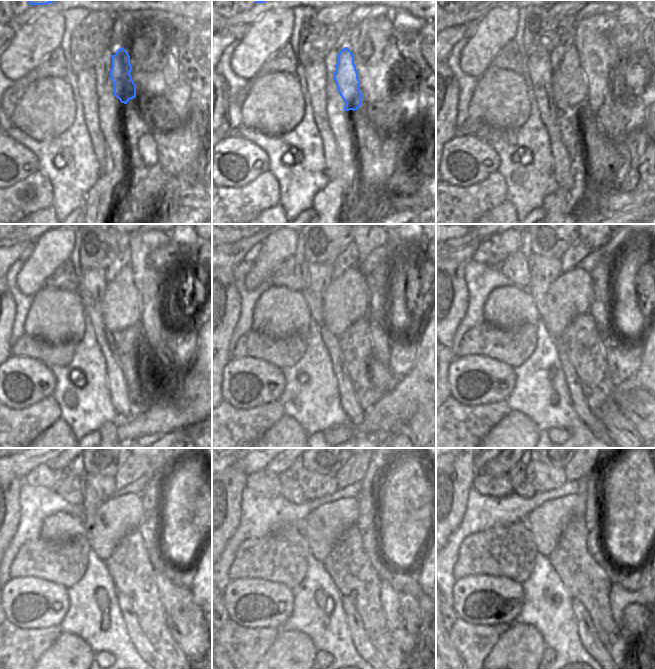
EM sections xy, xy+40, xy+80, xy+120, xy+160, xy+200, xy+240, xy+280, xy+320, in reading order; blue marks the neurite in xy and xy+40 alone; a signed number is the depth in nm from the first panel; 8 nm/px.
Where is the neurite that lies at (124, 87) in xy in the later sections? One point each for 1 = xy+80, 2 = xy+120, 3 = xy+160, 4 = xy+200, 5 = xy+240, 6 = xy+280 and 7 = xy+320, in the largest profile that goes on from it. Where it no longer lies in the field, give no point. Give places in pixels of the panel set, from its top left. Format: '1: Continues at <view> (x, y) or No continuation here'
1: Continues at xy+80 (569, 90)
2: Continues at xy+120 (121, 306)
3: Continues at xy+160 (345, 301)
4: Continues at xy+200 (571, 294)
5: Continues at xy+240 (116, 518)
6: Continues at xy+280 (323, 528)
7: Continues at xy+320 (546, 523).

